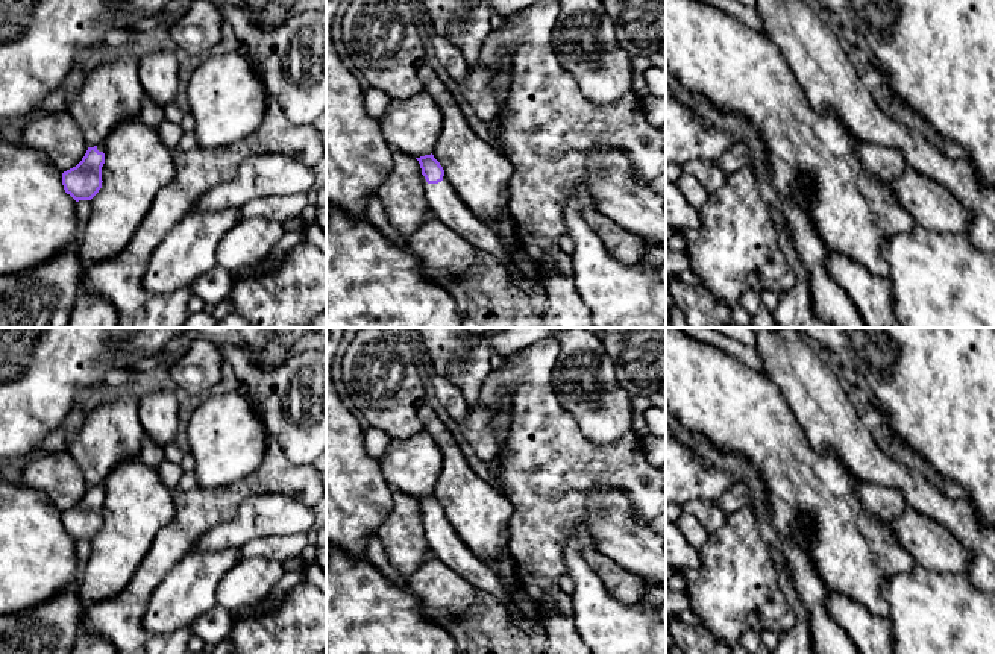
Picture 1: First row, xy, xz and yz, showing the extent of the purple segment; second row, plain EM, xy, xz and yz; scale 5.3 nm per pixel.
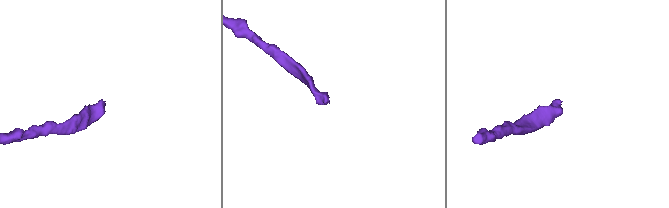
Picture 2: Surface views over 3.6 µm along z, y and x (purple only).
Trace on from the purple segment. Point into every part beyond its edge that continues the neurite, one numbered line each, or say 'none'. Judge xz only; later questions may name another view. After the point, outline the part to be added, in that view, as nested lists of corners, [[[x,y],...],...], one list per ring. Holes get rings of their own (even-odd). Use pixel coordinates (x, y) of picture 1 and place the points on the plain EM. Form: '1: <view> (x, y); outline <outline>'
1: xz (442, 539); outline [[[443,516],[438,524],[428,524],[422,517],[425,539],[429,549],[452,571],[469,581],[476,590],[485,590],[496,596],[510,612],[511,619],[525,631],[532,631],[538,624],[537,619],[526,618],[513,601],[494,571],[494,568],[481,561],[457,536],[452,525]]]

